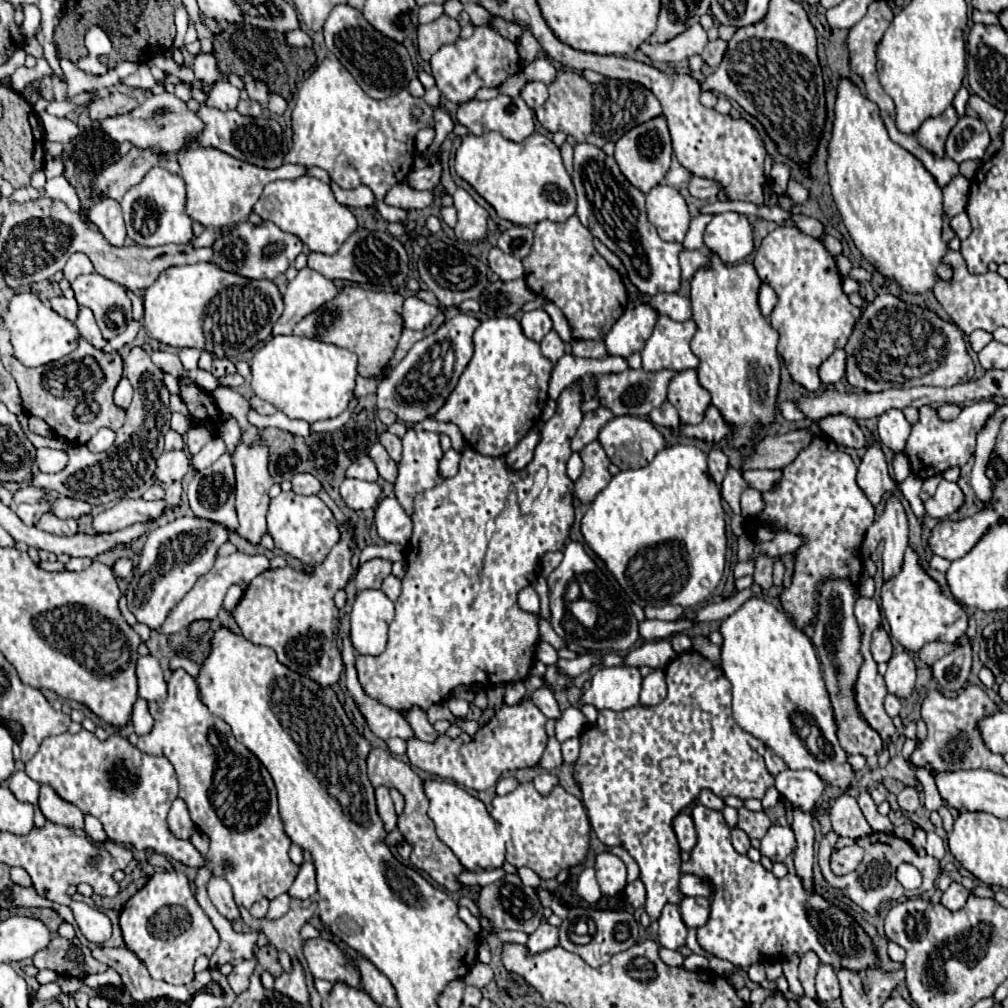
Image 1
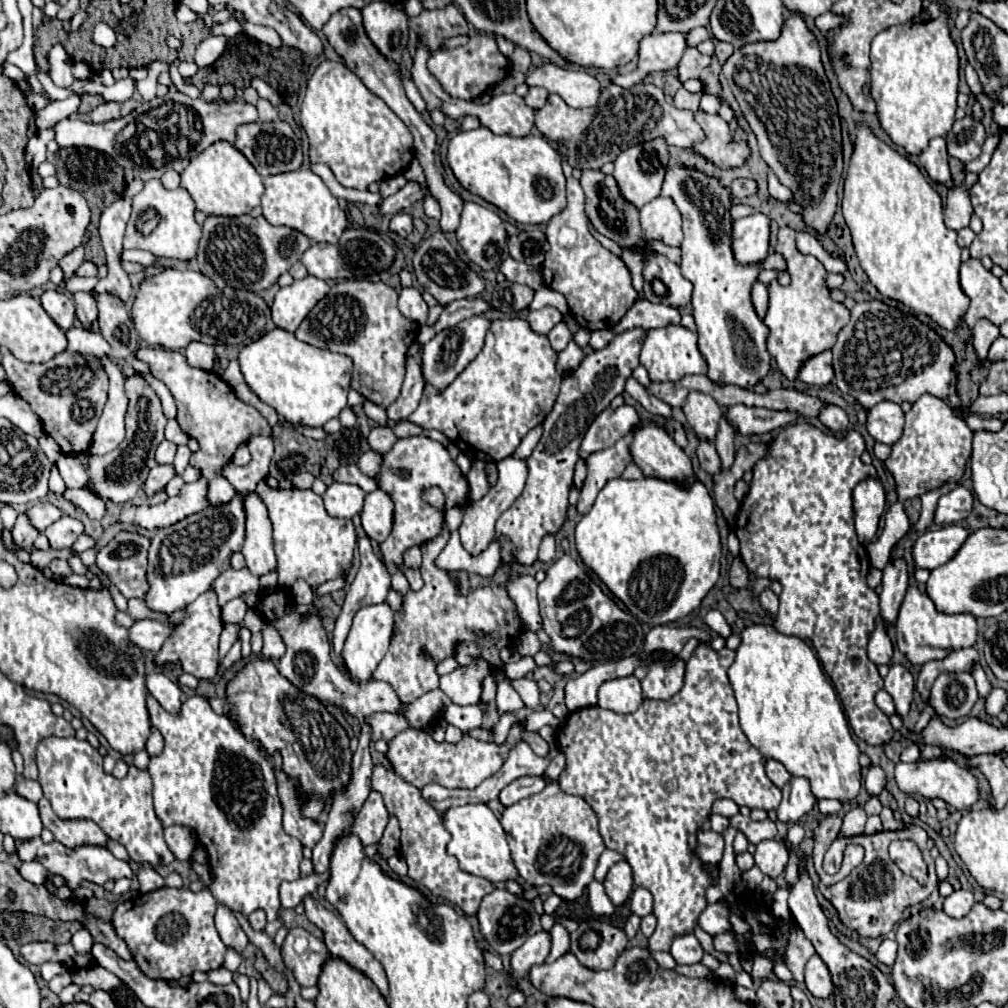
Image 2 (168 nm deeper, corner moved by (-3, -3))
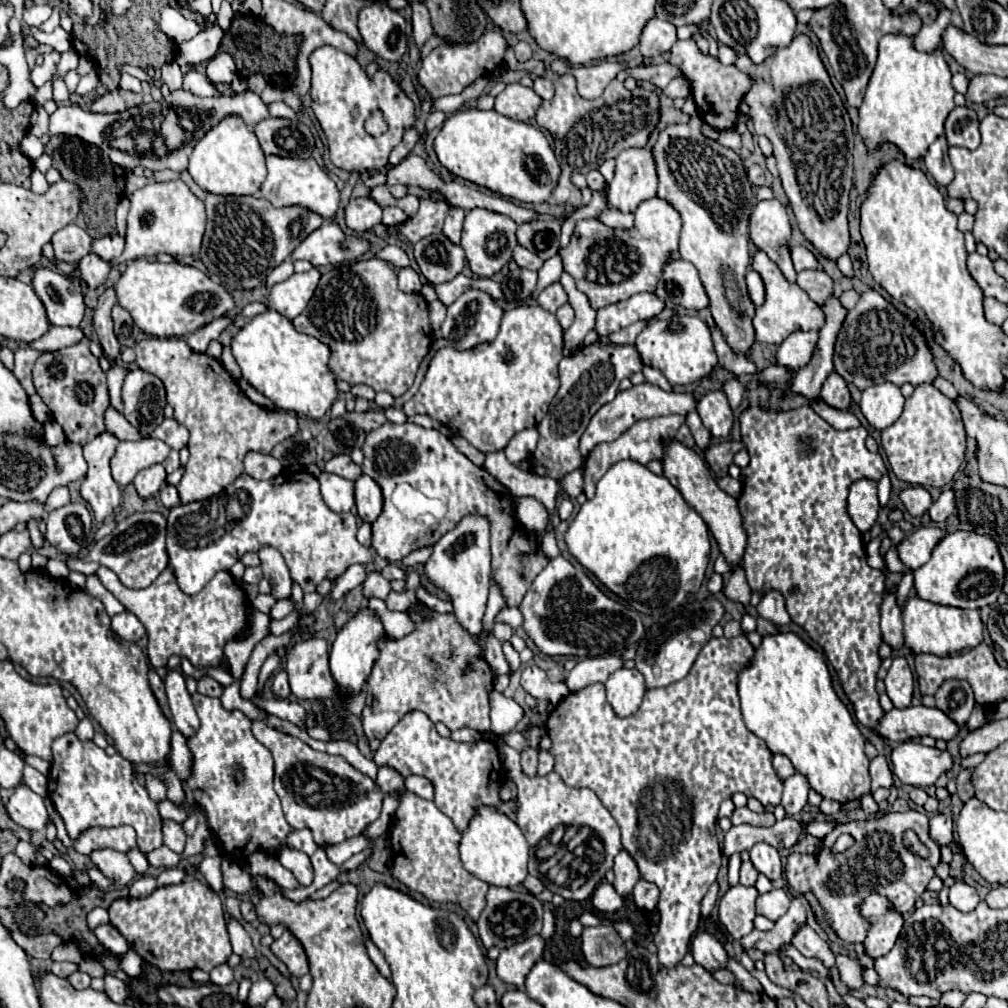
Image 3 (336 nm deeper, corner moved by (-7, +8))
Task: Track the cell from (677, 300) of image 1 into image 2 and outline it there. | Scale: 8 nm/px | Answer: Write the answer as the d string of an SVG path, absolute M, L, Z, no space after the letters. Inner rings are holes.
M637 301L625 317L613 327L615 333L633 329L633 327L643 327L643 329L657 329L665 325L679 325L681 313L677 307L665 305L665 303L651 303L651 301Z

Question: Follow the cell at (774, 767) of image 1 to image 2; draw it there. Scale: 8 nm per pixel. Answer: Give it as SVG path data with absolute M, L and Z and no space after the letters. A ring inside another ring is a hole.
M769 759L769 761L767 761L767 777L769 777L777 787L783 787L783 785L791 779L789 771L787 771L779 761L775 761L775 759Z

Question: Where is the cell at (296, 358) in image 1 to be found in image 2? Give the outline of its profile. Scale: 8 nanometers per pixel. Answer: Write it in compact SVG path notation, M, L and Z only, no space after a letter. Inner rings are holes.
M279 327L247 345L239 353L239 365L251 391L293 425L323 427L347 407L353 373L351 357L301 343L293 333Z

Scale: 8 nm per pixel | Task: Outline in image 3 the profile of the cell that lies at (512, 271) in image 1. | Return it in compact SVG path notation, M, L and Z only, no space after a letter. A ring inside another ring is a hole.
M515 246L515 250L513 250L513 260L521 266L521 268L529 268L529 270L539 270L541 266L543 266L543 260L537 256L537 254L533 254L533 252L529 252L527 248L523 248L523 246Z

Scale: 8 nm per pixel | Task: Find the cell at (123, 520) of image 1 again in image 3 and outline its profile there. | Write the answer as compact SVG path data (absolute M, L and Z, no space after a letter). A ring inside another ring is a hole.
M147 338L141 340L135 346L135 354L137 354L137 364L141 370L155 374L157 378L163 380L165 390L167 390L167 402L173 406L175 414L173 418L183 424L189 430L189 462L185 466L185 474L181 478L181 482L177 484L179 496L181 496L181 504L193 502L193 500L205 500L209 496L219 494L221 490L225 490L231 482L235 482L235 478L239 478L243 474L243 458L247 452L261 452L261 454L269 454L273 450L275 444L291 438L297 434L297 418L291 416L285 410L267 410L255 402L251 402L241 388L237 386L237 382L229 376L229 372L221 366L219 360L207 356L207 354L197 354L193 352L185 340L173 340L173 338Z

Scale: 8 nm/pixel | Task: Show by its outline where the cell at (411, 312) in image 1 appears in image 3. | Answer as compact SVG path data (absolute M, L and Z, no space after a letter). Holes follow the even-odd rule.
M401 268L397 272L397 280L399 280L399 288L403 292L419 292L421 290L419 274L413 268Z

